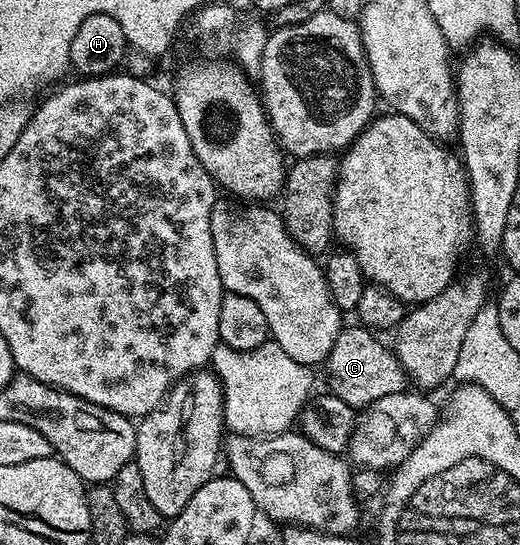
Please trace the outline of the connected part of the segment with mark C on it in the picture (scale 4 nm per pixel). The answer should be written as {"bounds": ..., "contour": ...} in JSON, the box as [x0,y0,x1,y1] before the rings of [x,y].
{"bounds":[324,325,408,409],"contour":[[[361,325],[343,326],[339,336],[336,337],[336,343],[332,347],[332,351],[328,353],[324,369],[330,374],[329,390],[336,397],[340,397],[340,401],[344,401],[348,406],[355,409],[361,409],[372,405],[376,401],[380,401],[380,397],[389,397],[392,393],[400,393],[407,390],[408,380],[406,378],[406,371],[400,365],[397,355],[389,346],[386,347],[381,343],[379,336],[371,331],[368,327]]]}

